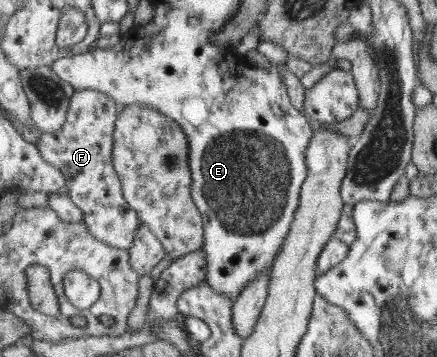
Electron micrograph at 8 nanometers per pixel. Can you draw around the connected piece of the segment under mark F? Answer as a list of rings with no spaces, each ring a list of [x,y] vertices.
[[[76,90],[72,95],[67,121],[60,130],[45,133],[38,147],[42,156],[54,166],[57,166],[66,176],[65,192],[83,210],[83,220],[96,238],[110,246],[129,250],[135,244],[137,230],[141,220],[123,193],[123,182],[117,173],[113,158],[114,134],[116,121],[119,120],[120,104],[109,94],[97,90]]]

